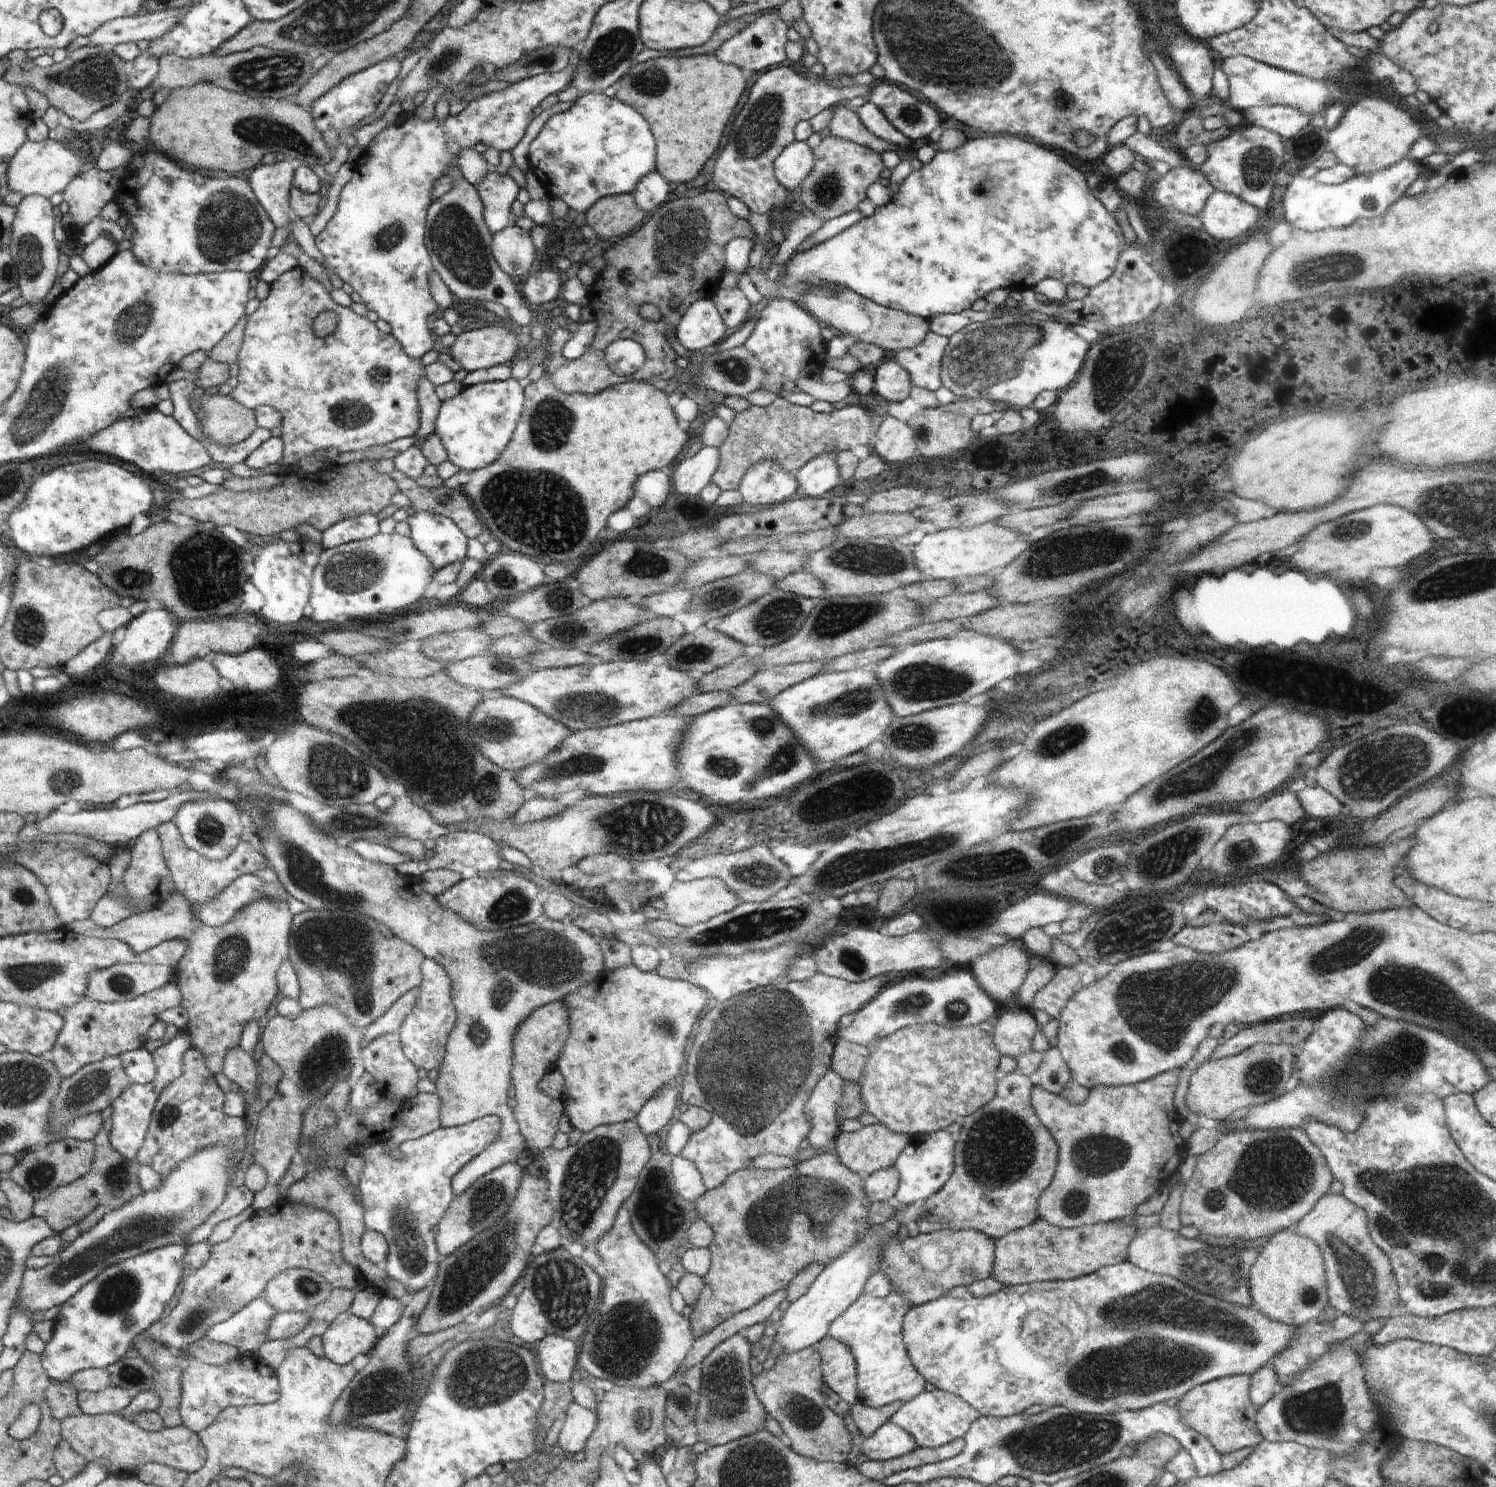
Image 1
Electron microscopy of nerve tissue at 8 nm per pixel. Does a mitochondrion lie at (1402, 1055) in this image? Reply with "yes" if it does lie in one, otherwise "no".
yes

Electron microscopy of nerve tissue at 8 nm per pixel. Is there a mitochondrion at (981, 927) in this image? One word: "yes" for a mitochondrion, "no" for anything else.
no

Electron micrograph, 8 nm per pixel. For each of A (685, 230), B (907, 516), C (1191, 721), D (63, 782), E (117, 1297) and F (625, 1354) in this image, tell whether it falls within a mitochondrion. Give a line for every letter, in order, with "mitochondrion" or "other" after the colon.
A: mitochondrion
B: other
C: mitochondrion
D: mitochondrion
E: mitochondrion
F: mitochondrion

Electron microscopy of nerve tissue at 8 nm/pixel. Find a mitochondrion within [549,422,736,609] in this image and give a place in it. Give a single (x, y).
(648, 563)

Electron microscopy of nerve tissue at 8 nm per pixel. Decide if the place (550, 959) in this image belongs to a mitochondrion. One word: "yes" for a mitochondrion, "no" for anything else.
yes

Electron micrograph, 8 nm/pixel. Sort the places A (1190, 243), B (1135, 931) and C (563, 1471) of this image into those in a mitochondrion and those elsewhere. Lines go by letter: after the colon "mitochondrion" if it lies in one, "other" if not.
A: other
B: mitochondrion
C: other

